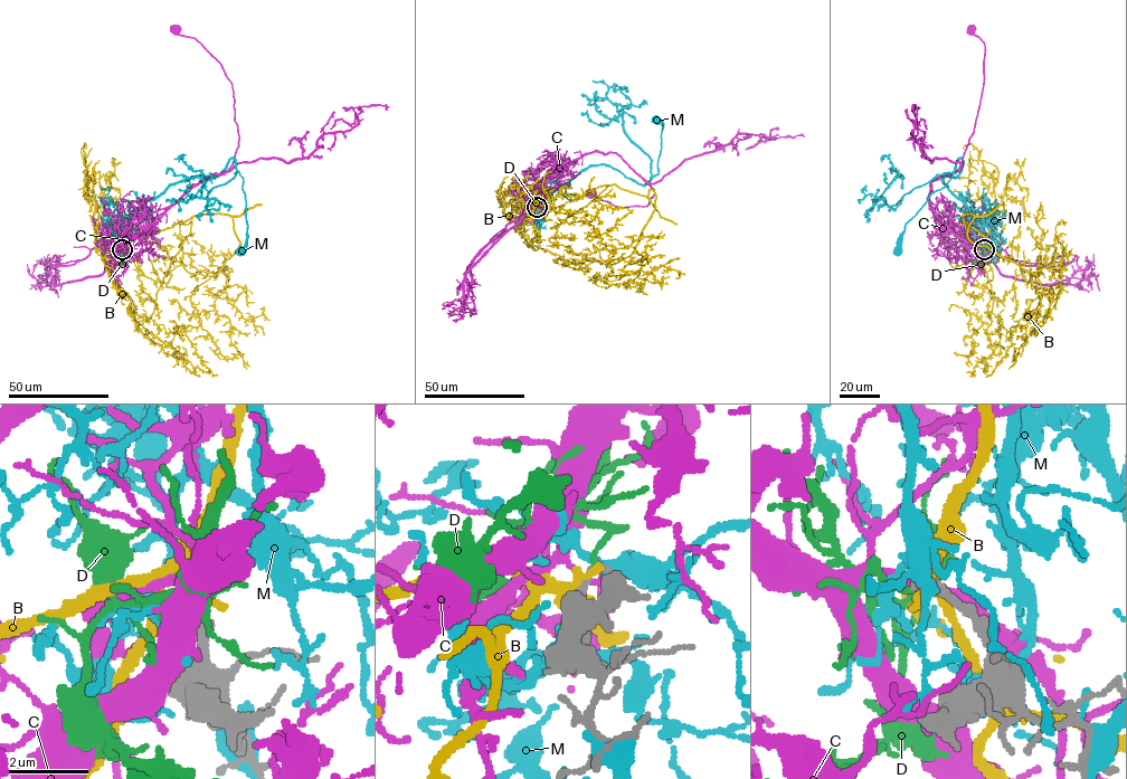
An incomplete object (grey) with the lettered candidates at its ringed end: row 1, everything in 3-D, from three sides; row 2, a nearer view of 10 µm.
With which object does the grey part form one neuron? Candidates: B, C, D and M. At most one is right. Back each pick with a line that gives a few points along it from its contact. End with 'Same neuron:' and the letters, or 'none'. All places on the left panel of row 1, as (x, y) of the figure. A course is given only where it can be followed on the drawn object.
D: it runs (122, 249), (115, 252), (115, 256), (122, 264), (124, 260)
Same neuron: D

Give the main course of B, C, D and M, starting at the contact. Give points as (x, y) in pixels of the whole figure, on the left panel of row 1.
B: (121, 249), (126, 236), (195, 216), (231, 218), (239, 246), (192, 294), (200, 324), (185, 331), (212, 377)
C: (123, 248), (193, 187), (223, 173), (238, 145), (230, 82), (201, 44), (174, 29)
D: (122, 249), (115, 252), (115, 256), (122, 264), (124, 260)
M: (123, 248), (123, 227), (147, 201), (179, 182), (216, 177), (231, 158), (245, 200), (247, 241), (240, 249)

